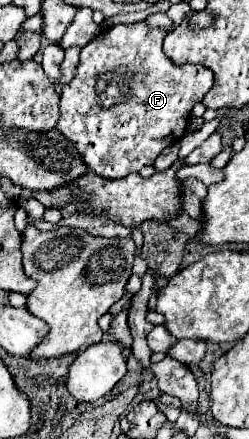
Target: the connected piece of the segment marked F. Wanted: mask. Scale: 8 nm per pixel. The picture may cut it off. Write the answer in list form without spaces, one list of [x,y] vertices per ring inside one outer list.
[[[143,21],[139,23],[133,23],[133,25],[115,25],[115,27],[109,27],[105,31],[101,31],[91,43],[87,43],[83,49],[81,49],[81,55],[79,55],[79,65],[77,65],[77,77],[71,79],[71,83],[67,83],[63,87],[63,93],[61,93],[61,101],[59,101],[59,109],[61,109],[61,117],[57,121],[57,129],[75,145],[75,149],[79,151],[83,163],[87,165],[89,171],[93,171],[95,175],[99,177],[105,177],[105,179],[123,179],[131,173],[137,173],[141,167],[145,165],[153,165],[153,161],[157,159],[157,155],[169,147],[169,143],[177,143],[185,131],[187,131],[187,125],[189,125],[189,119],[191,119],[191,109],[195,103],[199,103],[203,99],[203,95],[211,89],[213,85],[213,73],[203,67],[203,65],[193,65],[193,63],[187,63],[187,65],[175,65],[161,49],[161,43],[163,43],[163,37],[167,35],[165,29],[149,29]]]

